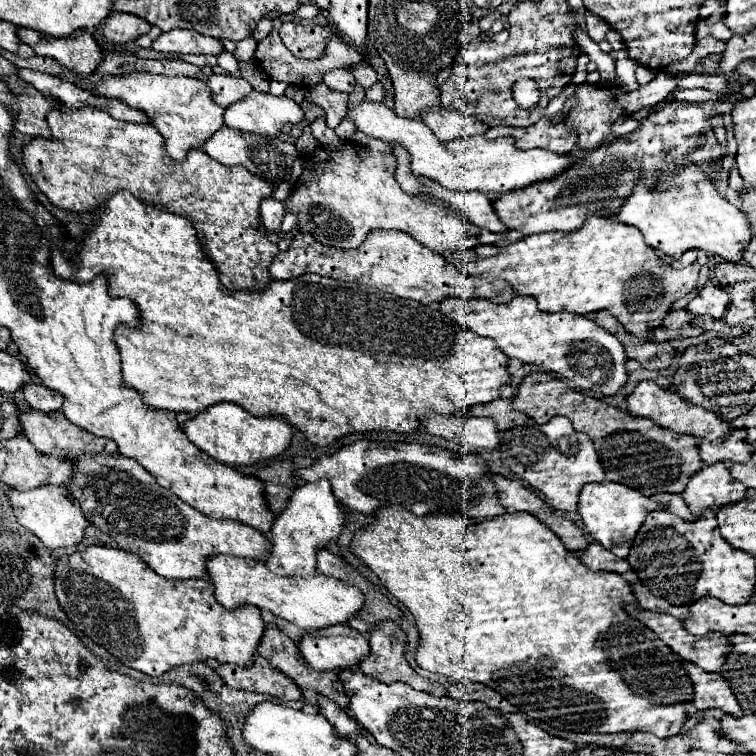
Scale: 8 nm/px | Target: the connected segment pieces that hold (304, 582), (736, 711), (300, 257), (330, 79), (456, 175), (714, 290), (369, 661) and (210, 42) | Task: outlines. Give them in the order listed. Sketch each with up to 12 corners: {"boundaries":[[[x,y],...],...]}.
{"boundaries":[[[208,560],[216,600],[270,610],[306,632],[346,624],[364,594],[324,574]],[[684,662],[694,684],[692,714],[722,710],[744,716],[720,674]],[[398,230],[332,250],[296,234],[274,280],[308,272],[422,304],[506,304],[506,280],[464,274]],[[332,70],[324,76],[328,88],[352,92],[352,70]],[[362,100],[356,130],[402,146],[416,176],[448,190],[510,192],[574,156],[514,139],[442,142],[422,120]],[[708,282],[686,306],[692,314],[724,318],[728,294]],[[394,622],[370,634],[370,654],[358,670],[384,684],[448,696],[442,684],[408,664],[406,636]],[[170,30],[154,40],[158,52],[224,52],[216,38],[194,30]]]}

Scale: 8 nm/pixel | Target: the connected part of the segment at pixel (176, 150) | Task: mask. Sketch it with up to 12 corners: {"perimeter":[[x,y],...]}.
{"perimeter":[[148,72],[82,84],[144,110],[178,162],[224,126],[196,78]]}

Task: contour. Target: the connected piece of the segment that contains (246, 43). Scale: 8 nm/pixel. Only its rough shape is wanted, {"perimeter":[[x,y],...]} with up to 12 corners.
{"perimeter":[[254,38],[238,42],[234,56],[238,60],[254,60]]}

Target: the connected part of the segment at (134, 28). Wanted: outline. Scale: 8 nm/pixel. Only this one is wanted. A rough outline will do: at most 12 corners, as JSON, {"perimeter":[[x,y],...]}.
{"perimeter":[[112,12],[104,36],[114,44],[136,40],[150,24],[134,14]]}

